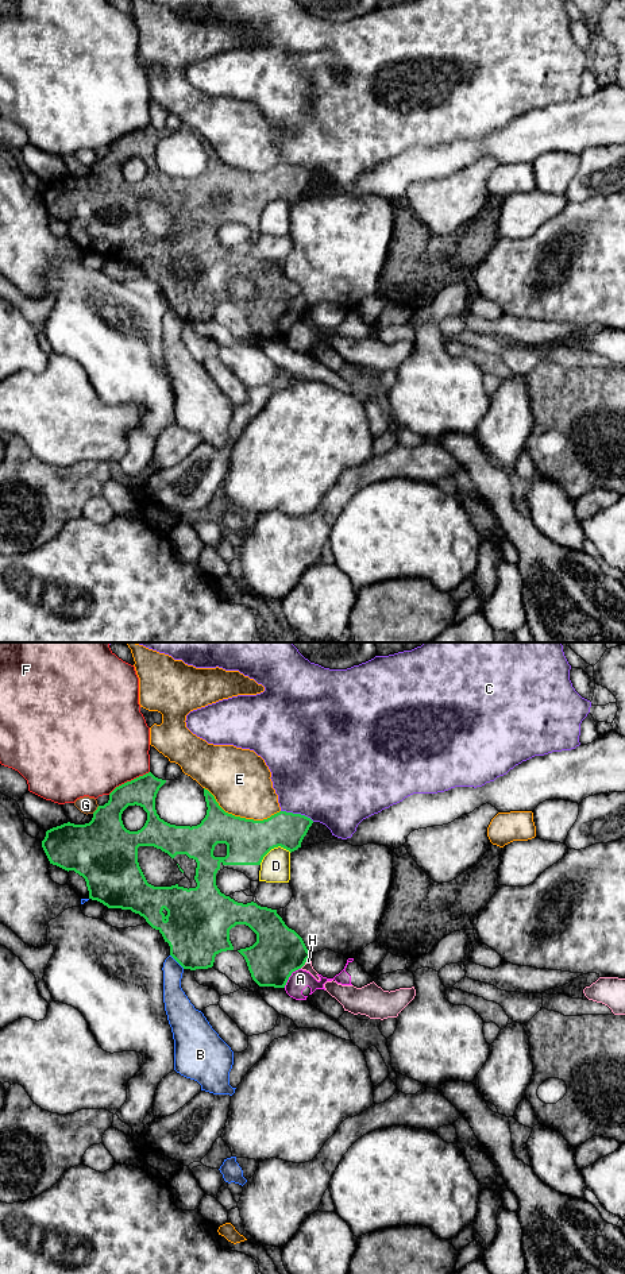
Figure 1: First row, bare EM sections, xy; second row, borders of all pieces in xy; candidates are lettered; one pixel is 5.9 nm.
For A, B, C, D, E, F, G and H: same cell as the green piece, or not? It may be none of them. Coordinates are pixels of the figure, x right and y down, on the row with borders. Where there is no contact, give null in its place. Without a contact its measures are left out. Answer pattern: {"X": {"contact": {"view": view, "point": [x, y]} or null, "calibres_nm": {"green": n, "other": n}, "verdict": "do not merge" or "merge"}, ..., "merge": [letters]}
{"A": {"contact": {"view": "xy", "point": [290, 975]}, "calibres_nm": {"green": 300, "other": 120}, "verdict": "do not merge"}, "B": {"contact": {"view": "xy", "point": [177, 961]}, "calibres_nm": {"green": 380, "other": 140}, "verdict": "do not merge"}, "C": {"contact": {"view": "xy", "point": [297, 814]}, "calibres_nm": {"green": 220, "other": 480}, "verdict": "do not merge"}, "D": {"contact": {"view": "xy", "point": [273, 848]}, "calibres_nm": {"green": 260, "other": 180}, "verdict": "do not merge"}, "E": {"contact": {"view": "xy", "point": [239, 817]}, "calibres_nm": {"green": 260, "other": 360}, "verdict": "do not merge"}, "F": {"contact": {"view": "xy", "point": [128, 782]}, "calibres_nm": {"green": 180, "other": 480}, "verdict": "do not merge"}, "G": {"contact": {"view": "xy", "point": [96, 810]}, "calibres_nm": {"green": 380, "other": 100}, "verdict": "do not merge"}, "H": {"contact": {"view": "xy", "point": [305, 961]}, "calibres_nm": {"green": 300, "other": 50}, "verdict": "do not merge"}, "merge": []}

